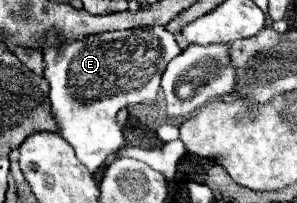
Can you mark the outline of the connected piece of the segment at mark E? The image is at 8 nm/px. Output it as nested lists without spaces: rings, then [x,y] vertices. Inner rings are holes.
[[[148,26],[148,28],[134,28],[134,30],[114,30],[114,32],[102,32],[94,36],[76,38],[68,44],[62,42],[62,32],[56,28],[50,28],[44,32],[44,78],[50,84],[50,102],[52,102],[52,114],[60,124],[62,138],[76,150],[78,160],[90,170],[96,172],[104,160],[116,152],[124,144],[122,130],[116,126],[116,114],[124,106],[140,104],[140,102],[152,102],[160,88],[162,72],[166,70],[168,62],[182,52],[182,48],[176,44],[174,34],[166,32],[162,26]]]

